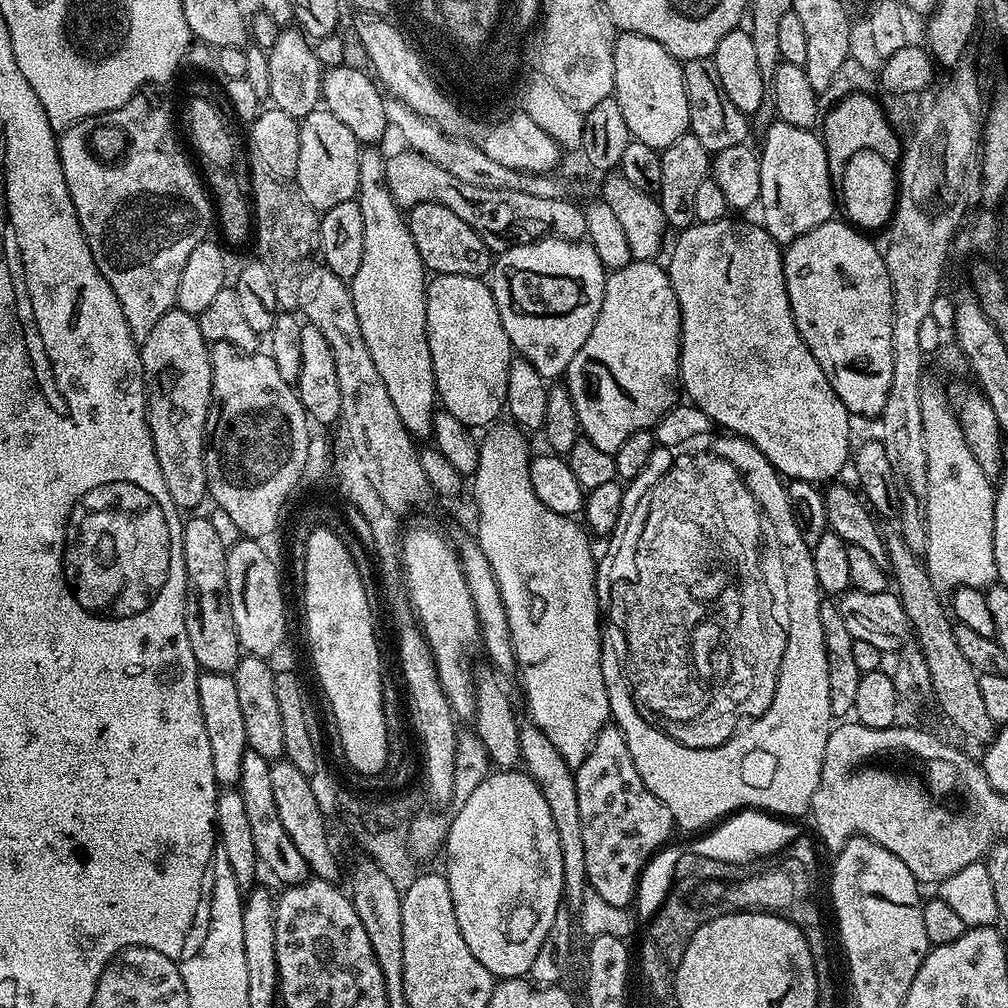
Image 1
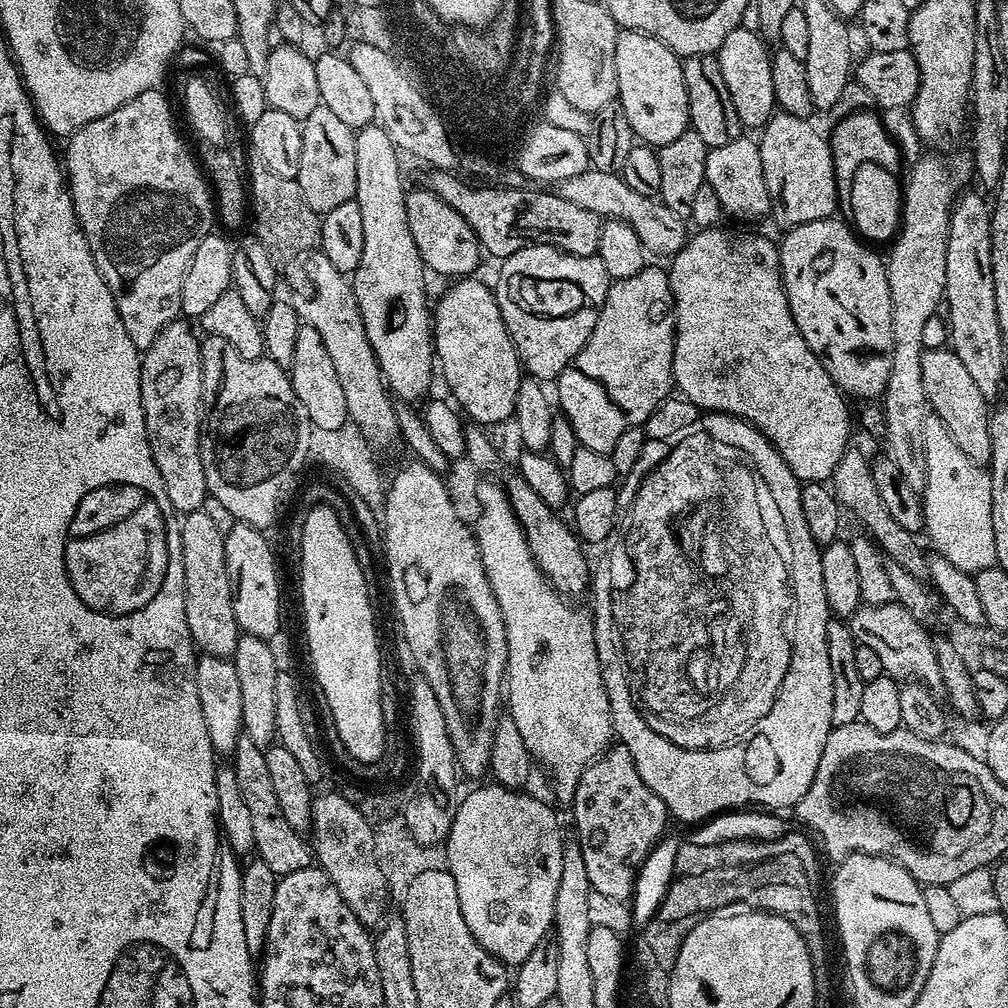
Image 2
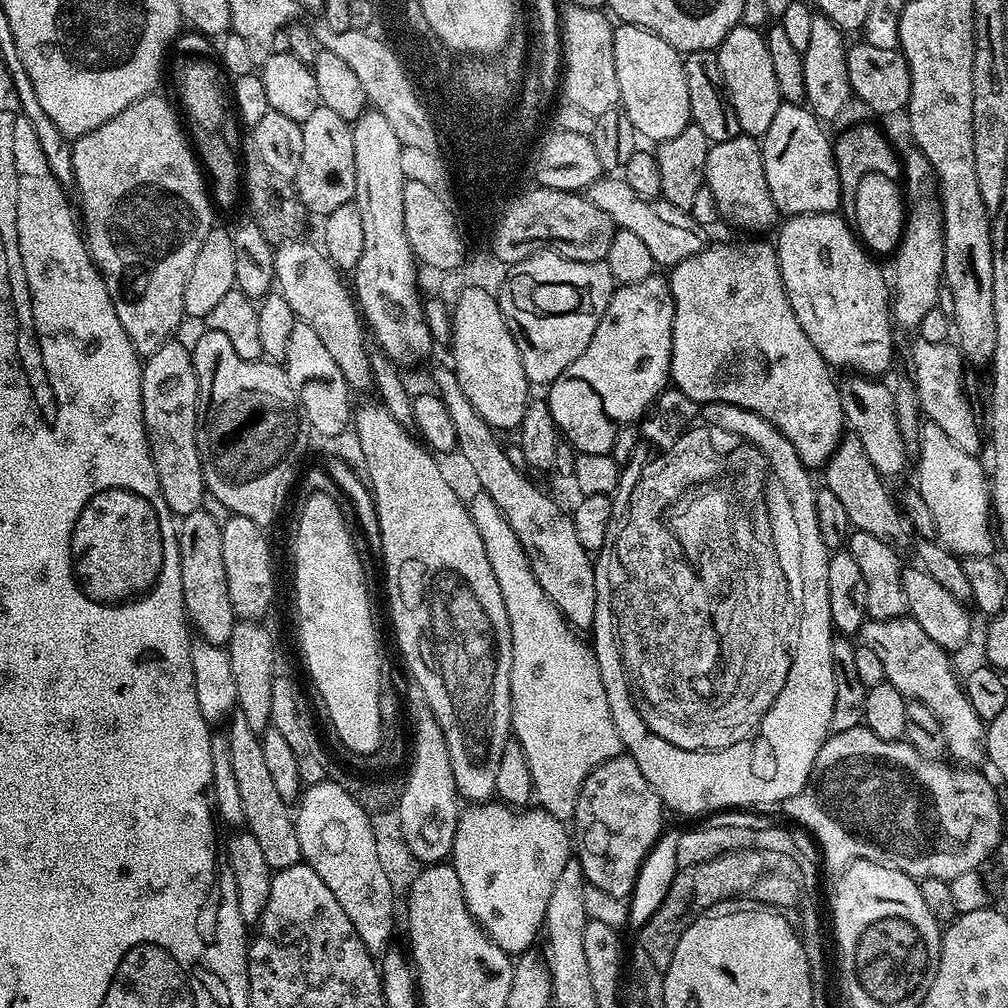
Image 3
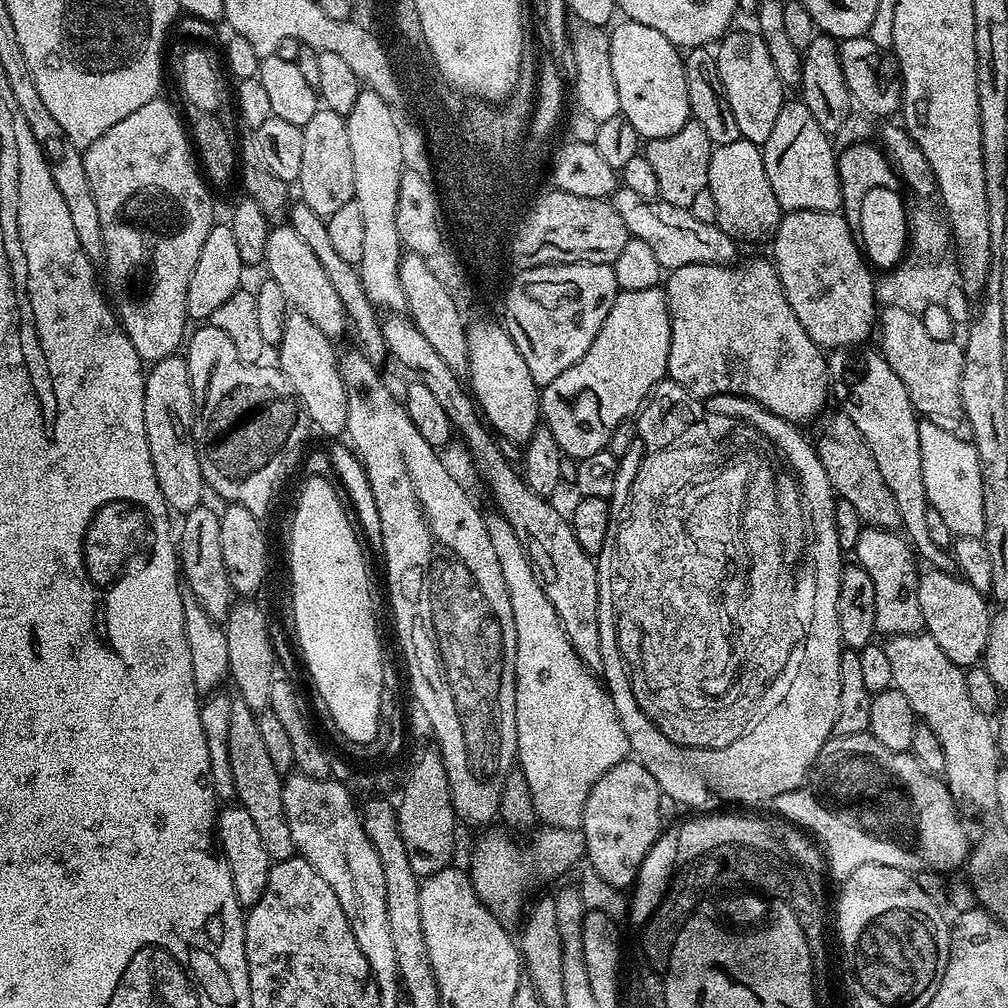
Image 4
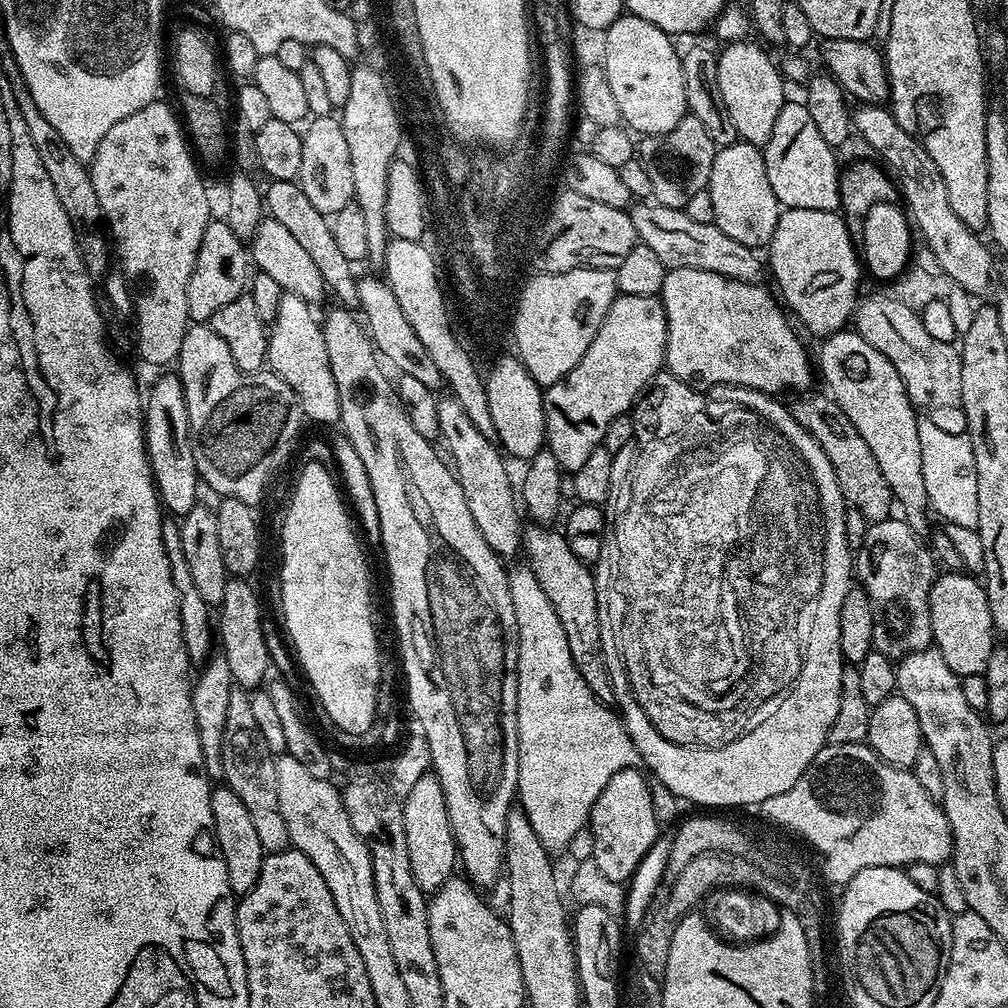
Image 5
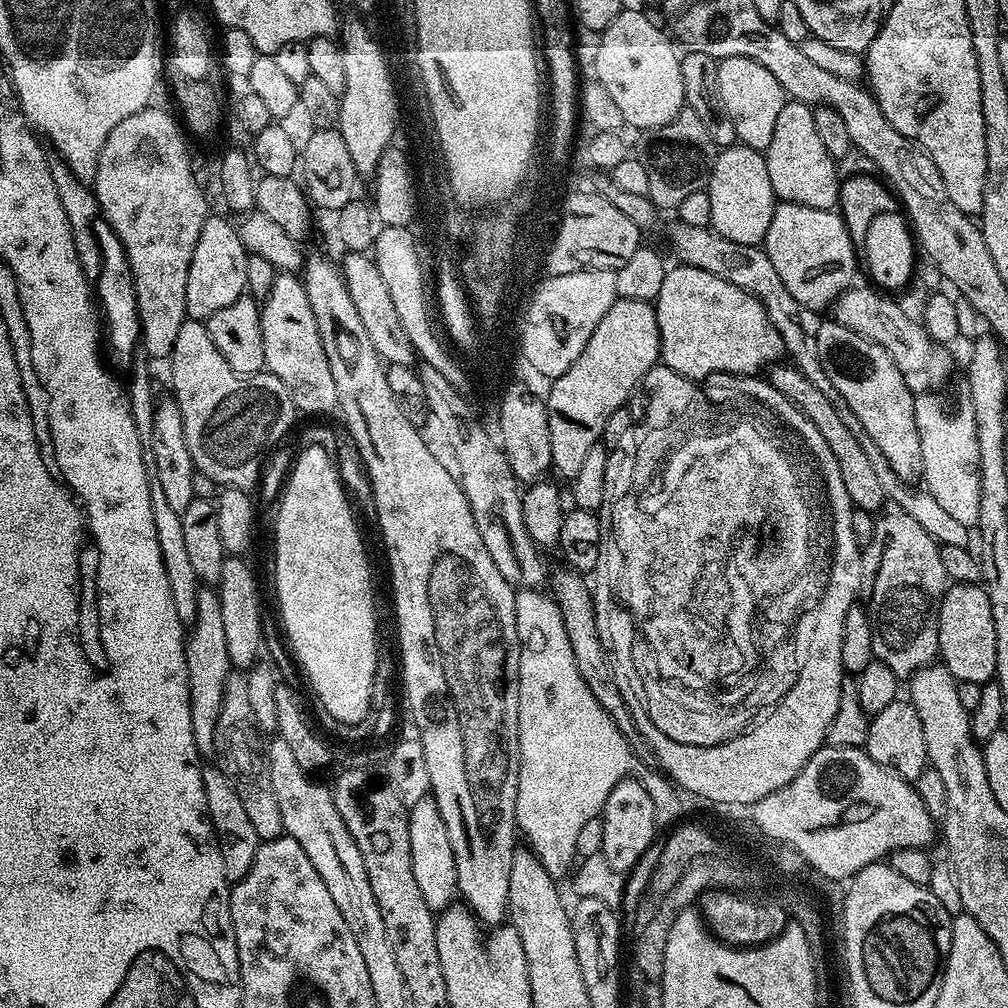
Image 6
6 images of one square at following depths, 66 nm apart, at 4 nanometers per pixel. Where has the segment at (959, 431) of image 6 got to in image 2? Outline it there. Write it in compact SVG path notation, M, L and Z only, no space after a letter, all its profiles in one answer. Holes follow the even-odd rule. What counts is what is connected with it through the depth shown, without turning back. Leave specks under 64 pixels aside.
M937 416L926 418L926 486L922 493L924 528L935 551L963 572L978 573L996 564L994 526L990 523L988 476L973 468L970 458L958 450L950 430Z

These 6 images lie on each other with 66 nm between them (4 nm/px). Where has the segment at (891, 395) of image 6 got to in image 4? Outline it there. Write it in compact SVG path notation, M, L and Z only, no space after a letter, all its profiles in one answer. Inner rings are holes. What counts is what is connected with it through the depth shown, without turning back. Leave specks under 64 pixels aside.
M837 348L827 357L831 395L840 403L837 404L839 411L844 412L846 418L858 426L862 438L866 438L866 446L870 446L870 454L874 454L874 462L878 462L878 470L886 486L890 486L890 494L894 494L903 535L910 541L915 555L923 563L925 560L925 565L955 573L956 561L951 551L934 546L930 530L926 530L926 510L930 505L922 482L918 413L910 402L906 386L902 386L902 378L890 370L879 351L860 351L864 350Z

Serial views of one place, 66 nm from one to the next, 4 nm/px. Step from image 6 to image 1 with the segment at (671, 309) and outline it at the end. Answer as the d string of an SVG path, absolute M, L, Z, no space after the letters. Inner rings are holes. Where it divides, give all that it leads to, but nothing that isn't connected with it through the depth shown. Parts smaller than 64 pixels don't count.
M725 218L718 222L706 222L705 224L691 224L683 229L672 248L672 257L666 263L666 271L672 283L672 293L678 298L680 307L680 386L683 395L691 403L695 404L707 414L713 425L724 427L725 431L736 436L746 438L770 458L770 462L779 470L780 475L788 480L809 480L811 484L819 485L823 482L832 482L844 467L849 467L850 453L854 448L852 440L852 424L850 413L834 394L834 386L830 386L830 378L822 374L822 366L818 366L818 358L810 354L806 342L802 342L802 334L798 334L798 326L792 317L790 310L790 298L784 281L784 257L781 245L776 243L775 238L770 235L759 223L747 224L744 220L732 220Z

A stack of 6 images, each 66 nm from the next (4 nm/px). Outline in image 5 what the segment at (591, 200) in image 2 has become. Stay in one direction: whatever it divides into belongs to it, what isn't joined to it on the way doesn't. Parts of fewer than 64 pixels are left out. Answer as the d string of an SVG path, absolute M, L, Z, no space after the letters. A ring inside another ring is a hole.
M648 202L633 203L630 208L630 215L634 222L637 241L650 246L650 250L654 250L654 254L658 254L658 259L663 262L665 269L689 268L690 270L710 270L714 274L722 274L726 278L750 280L753 282L761 279L760 264L762 268L762 260L761 257L760 260L756 257L759 256L757 249L742 246L742 242L734 242L734 238L729 238L727 234L722 234L722 230L718 230L716 223L693 222L684 213L682 208L671 208L661 204L653 206Z

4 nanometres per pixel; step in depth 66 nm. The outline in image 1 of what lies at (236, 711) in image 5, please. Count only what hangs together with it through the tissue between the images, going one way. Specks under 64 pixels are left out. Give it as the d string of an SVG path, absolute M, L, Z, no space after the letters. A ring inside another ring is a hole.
M249 750L242 758L242 774L238 791L242 794L242 803L246 806L246 815L250 821L250 830L254 830L254 850L258 850L261 865L276 864L276 876L281 885L305 884L310 879L306 858L298 854L286 826L278 818L278 805L274 803L274 790L270 786L272 764L262 754Z

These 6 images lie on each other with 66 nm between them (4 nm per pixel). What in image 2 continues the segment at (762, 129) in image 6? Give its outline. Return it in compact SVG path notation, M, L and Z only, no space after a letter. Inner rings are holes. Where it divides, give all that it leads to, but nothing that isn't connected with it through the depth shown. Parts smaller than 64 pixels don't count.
M739 27L726 34L722 46L714 55L718 66L722 66L722 78L726 81L726 90L730 90L730 102L734 102L734 111L738 113L741 125L745 129L763 129L777 111L774 81L770 78L772 57L769 45L759 32Z

